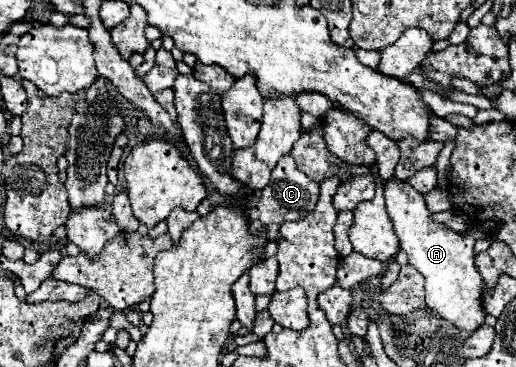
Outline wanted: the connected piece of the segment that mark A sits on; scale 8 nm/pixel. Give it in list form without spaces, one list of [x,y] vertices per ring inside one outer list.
[[[391,177],[385,183],[385,201],[387,215],[395,227],[395,233],[399,235],[401,249],[409,257],[409,265],[413,265],[425,277],[427,307],[463,331],[481,327],[485,319],[485,311],[481,307],[483,279],[475,267],[473,243],[483,237],[493,237],[493,227],[497,225],[485,223],[485,227],[473,227],[469,235],[457,233],[447,225],[433,221],[433,213],[425,205],[425,195],[413,191],[407,181],[397,181],[397,177]]]

